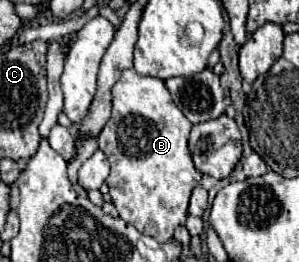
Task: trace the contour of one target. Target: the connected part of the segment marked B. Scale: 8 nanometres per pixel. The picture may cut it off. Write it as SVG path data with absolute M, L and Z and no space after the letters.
M133 68L121 74L111 94L113 94L111 120L97 138L99 150L103 150L111 162L111 174L107 178L111 200L119 216L129 224L133 224L141 234L153 236L159 242L167 242L173 238L173 230L179 224L185 224L191 190L201 180L201 172L195 170L187 148L193 124L183 116L183 112L179 112L179 108L175 108L163 80L153 76L141 76Z

